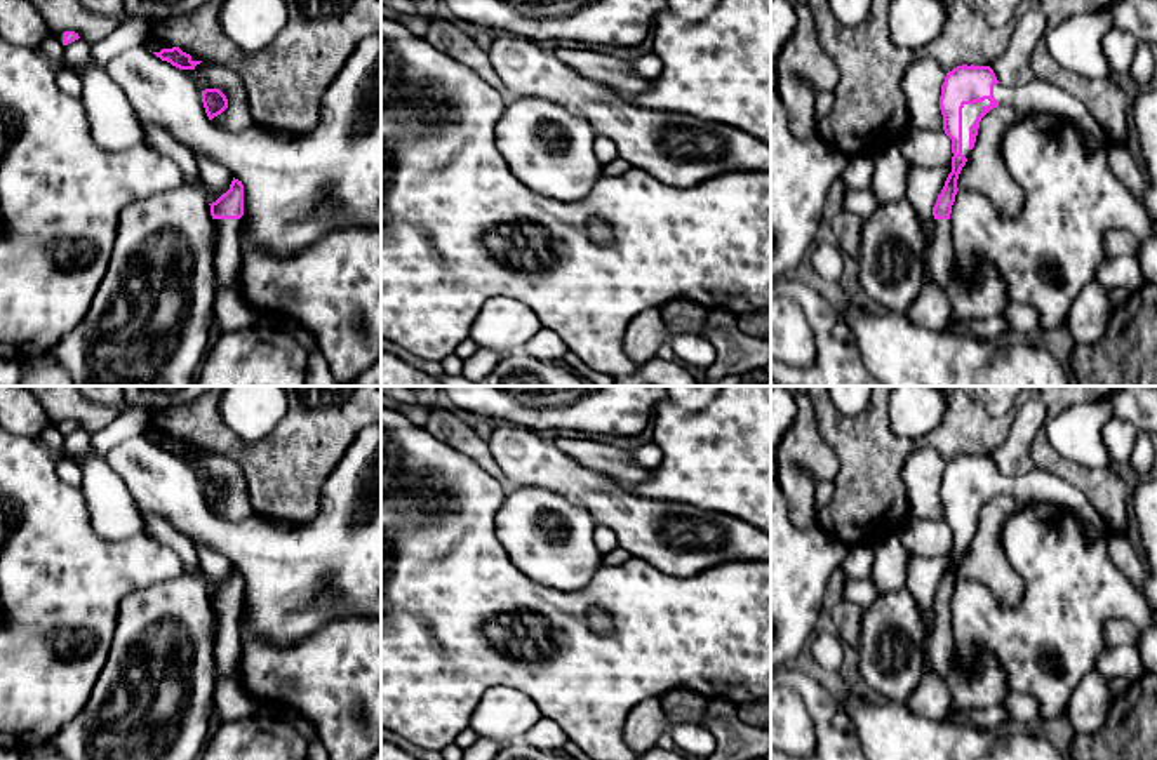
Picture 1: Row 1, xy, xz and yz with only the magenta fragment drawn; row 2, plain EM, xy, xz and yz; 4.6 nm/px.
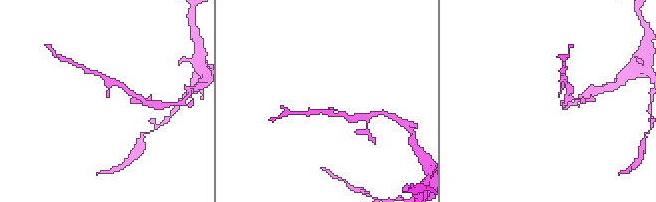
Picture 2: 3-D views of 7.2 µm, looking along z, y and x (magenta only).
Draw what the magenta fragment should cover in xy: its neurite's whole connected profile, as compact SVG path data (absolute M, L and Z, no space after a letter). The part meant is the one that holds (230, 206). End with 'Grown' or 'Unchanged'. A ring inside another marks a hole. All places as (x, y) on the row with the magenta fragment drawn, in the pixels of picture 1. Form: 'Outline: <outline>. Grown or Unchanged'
Outline: M235 179L230 190L223 193L211 205L211 216L217 228L216 249L214 249L214 268L221 285L228 289L238 289L240 285L240 217L244 216L244 184Z. Grown

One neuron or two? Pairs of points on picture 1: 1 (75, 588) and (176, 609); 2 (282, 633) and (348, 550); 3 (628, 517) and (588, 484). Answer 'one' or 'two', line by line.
1: two
2: one
3: one

